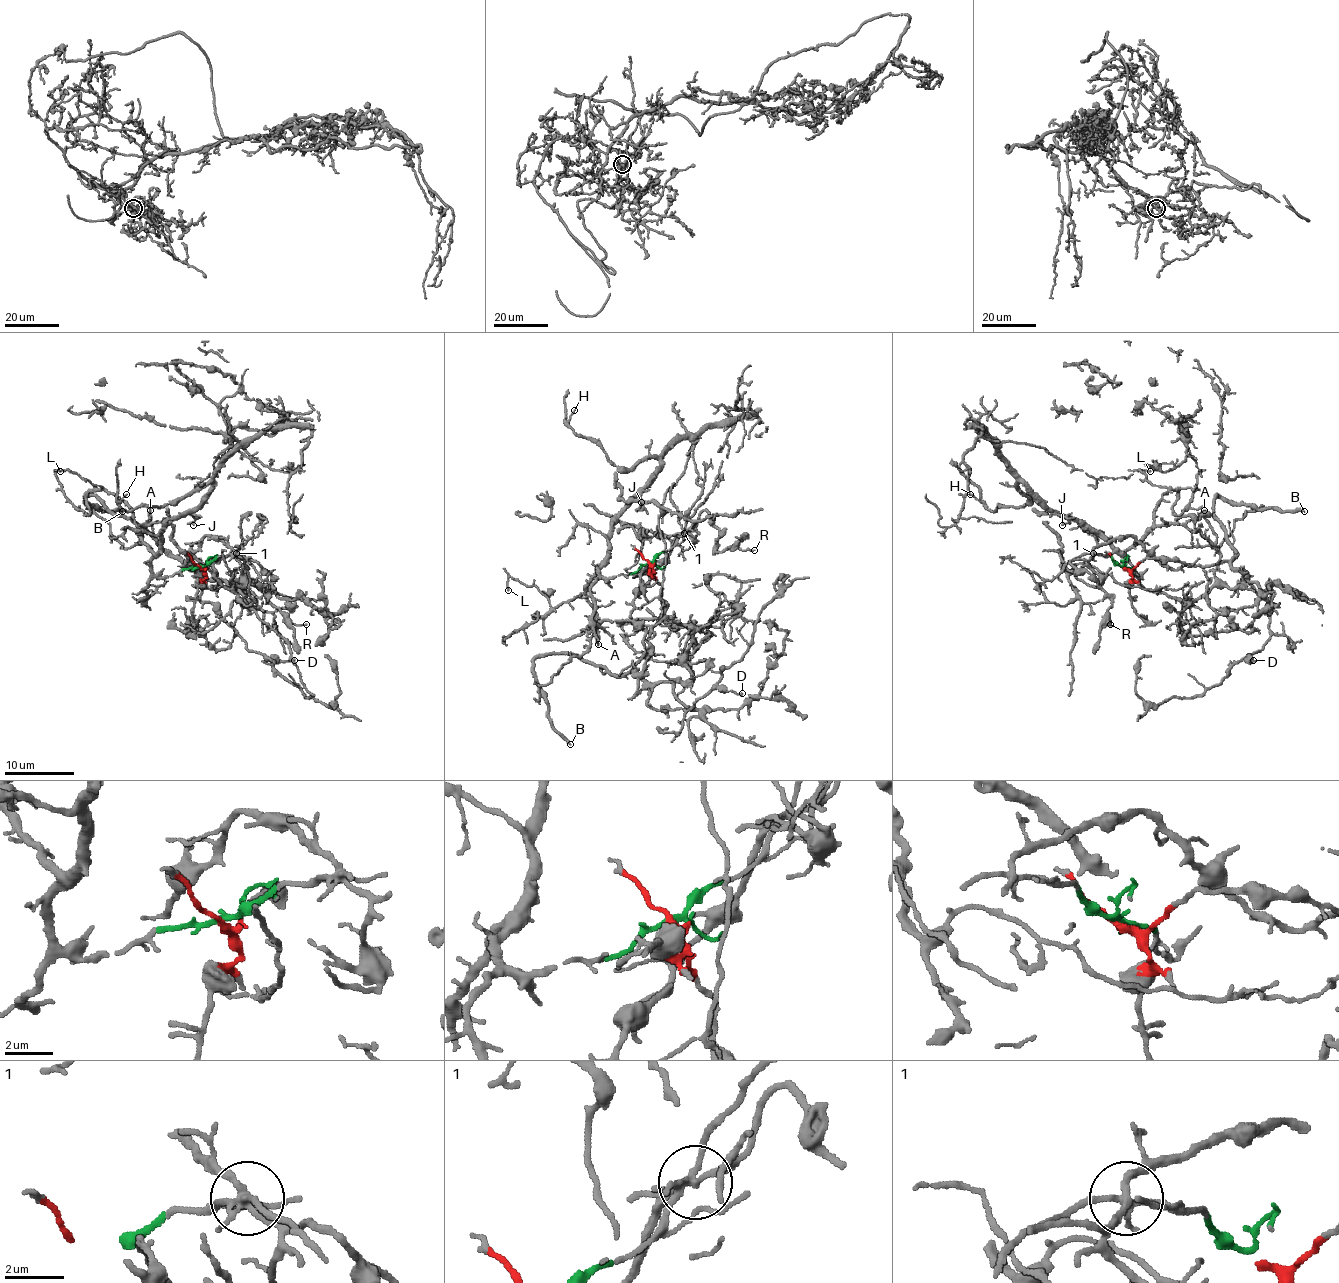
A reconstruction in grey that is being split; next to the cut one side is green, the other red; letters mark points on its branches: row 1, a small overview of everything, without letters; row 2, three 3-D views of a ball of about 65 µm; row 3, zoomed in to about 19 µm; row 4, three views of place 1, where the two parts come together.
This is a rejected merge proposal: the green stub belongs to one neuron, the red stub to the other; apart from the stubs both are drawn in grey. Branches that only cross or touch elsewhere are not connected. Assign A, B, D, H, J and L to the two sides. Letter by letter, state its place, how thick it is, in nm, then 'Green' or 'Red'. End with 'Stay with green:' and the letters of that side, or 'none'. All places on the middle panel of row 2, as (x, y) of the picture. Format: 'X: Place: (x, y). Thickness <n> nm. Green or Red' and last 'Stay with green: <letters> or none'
A: Place: (598, 644). Thickness 240 nm. Green
B: Place: (570, 744). Thickness 240 nm. Red
D: Place: (742, 693). Thickness 180 nm. Red
H: Place: (574, 410). Thickness 140 nm. Green
J: Place: (641, 502). Thickness 130 nm. Green
L: Place: (508, 590). Thickness 150 nm. Green
Stay with green: A, H, J, L

